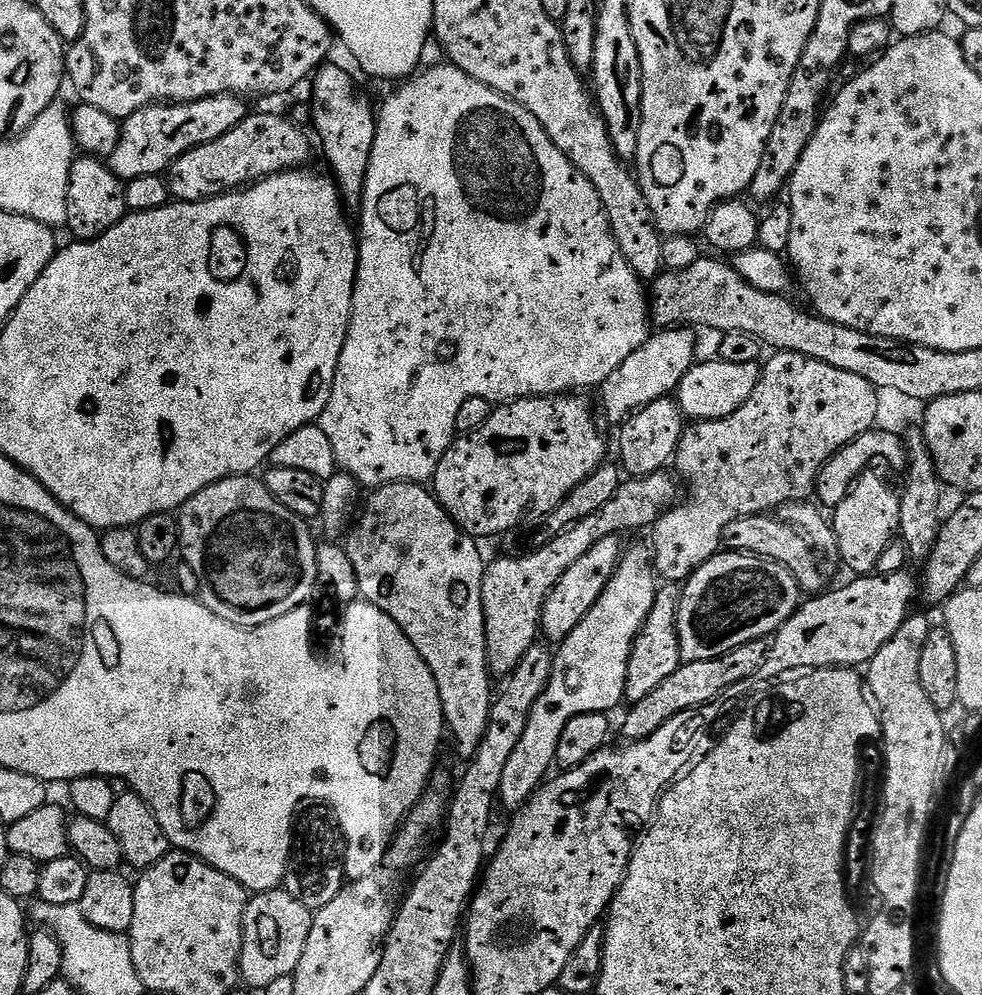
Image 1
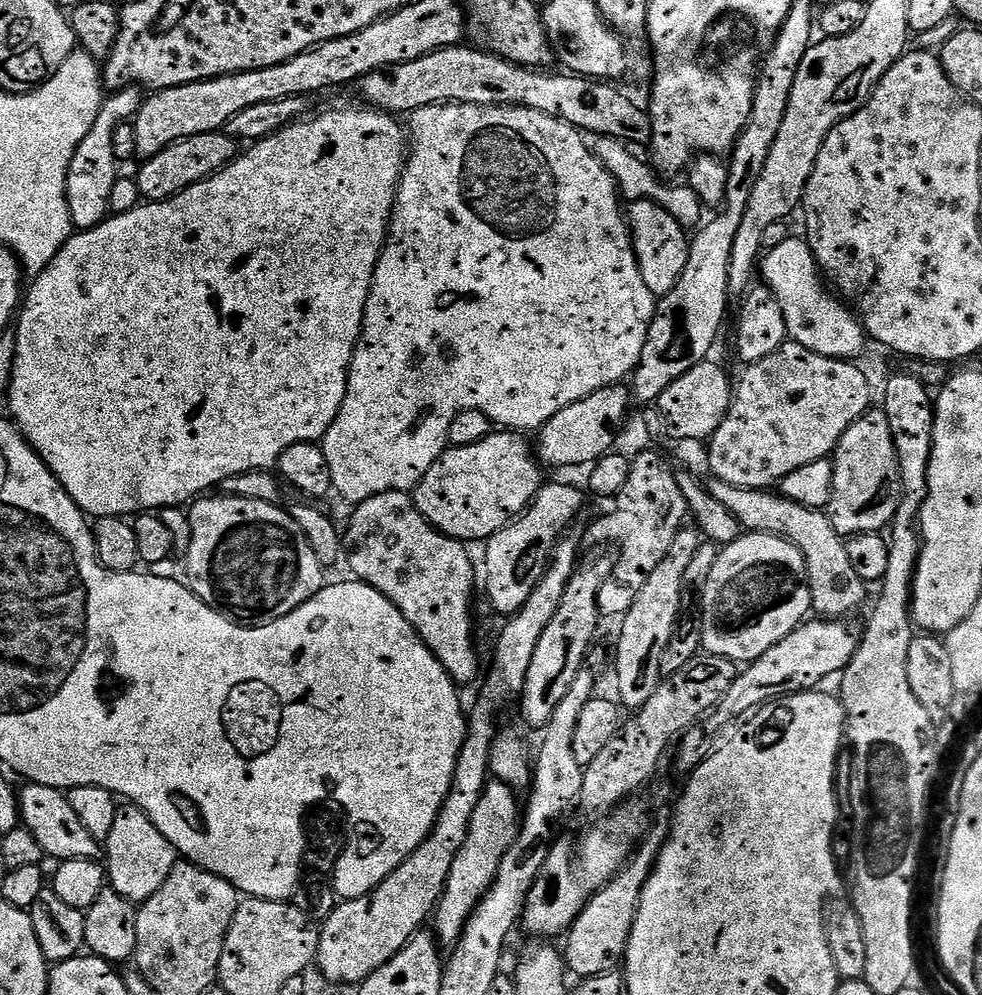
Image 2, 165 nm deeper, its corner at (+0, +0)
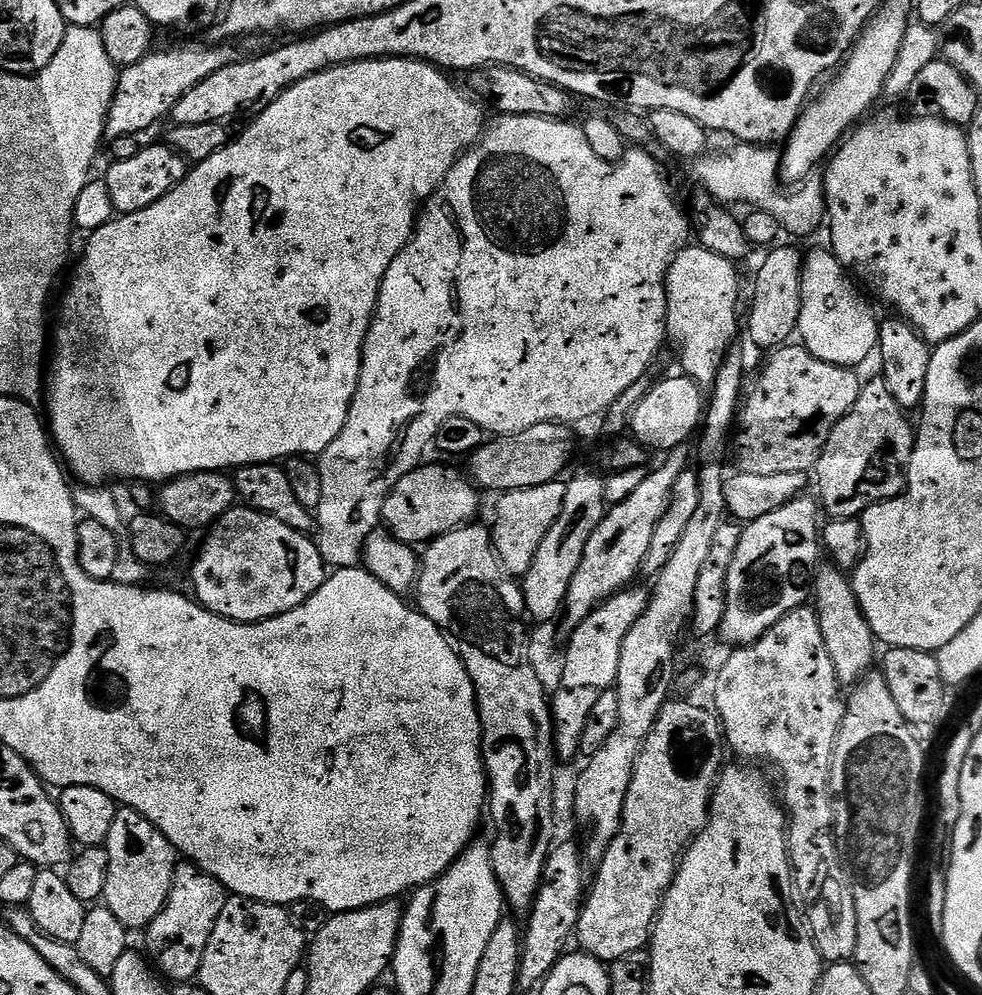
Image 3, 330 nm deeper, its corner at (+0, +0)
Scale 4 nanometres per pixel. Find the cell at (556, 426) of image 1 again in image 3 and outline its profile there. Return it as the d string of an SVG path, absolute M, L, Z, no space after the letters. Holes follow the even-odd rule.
M424 462L392 487L384 503L382 524L404 544L424 546L437 536L473 523L479 517L476 516L480 512L479 494L473 481L468 478L463 480L458 469Z

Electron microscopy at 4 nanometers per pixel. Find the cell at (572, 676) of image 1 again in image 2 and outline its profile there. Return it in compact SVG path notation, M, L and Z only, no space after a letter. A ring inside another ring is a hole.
M489 779L484 785L482 798L478 798L478 806L474 806L474 814L470 814L470 830L466 834L466 842L462 842L458 858L454 858L454 866L450 866L450 878L444 884L444 892L436 904L434 935L441 945L452 946L459 940L470 914L498 874L498 866L506 850L510 850L515 842L521 821L516 796L517 793L509 784L498 779Z

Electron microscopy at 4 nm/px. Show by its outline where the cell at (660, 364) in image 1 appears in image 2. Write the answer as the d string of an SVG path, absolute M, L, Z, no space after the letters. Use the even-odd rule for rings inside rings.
M627 387L603 388L566 410L558 410L550 422L538 429L540 441L535 441L534 451L541 465L552 468L576 468L579 464L591 466L601 456L609 455L615 446L621 428L630 415L630 392Z

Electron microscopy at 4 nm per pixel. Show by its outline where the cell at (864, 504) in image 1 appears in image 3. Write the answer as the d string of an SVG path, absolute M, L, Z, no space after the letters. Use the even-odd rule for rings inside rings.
M876 378L869 384L867 381L861 387L858 402L854 402L852 409L834 426L814 469L814 476L820 479L819 503L831 519L859 518L870 506L892 500L907 488L908 463L914 443L914 424L908 421L908 416L905 408L898 406L894 394L890 394L890 386L886 386L883 378Z

